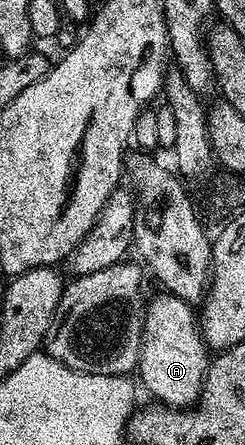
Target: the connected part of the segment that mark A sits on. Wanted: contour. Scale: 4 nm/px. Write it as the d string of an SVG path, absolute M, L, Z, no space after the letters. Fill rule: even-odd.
M167 293L147 300L144 332L140 346L138 376L157 404L166 407L190 407L200 398L208 373L210 349L200 336L200 324L193 304Z

